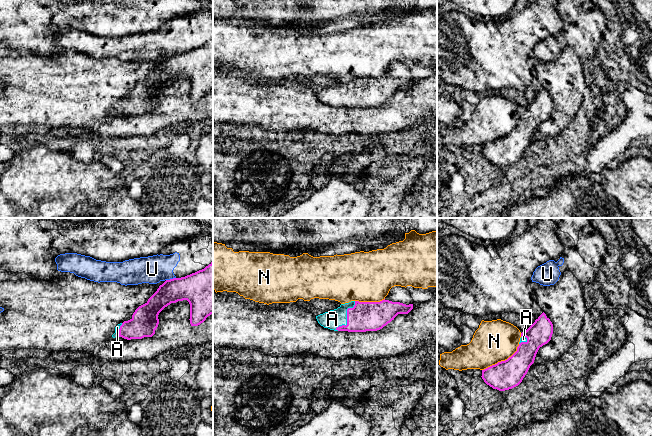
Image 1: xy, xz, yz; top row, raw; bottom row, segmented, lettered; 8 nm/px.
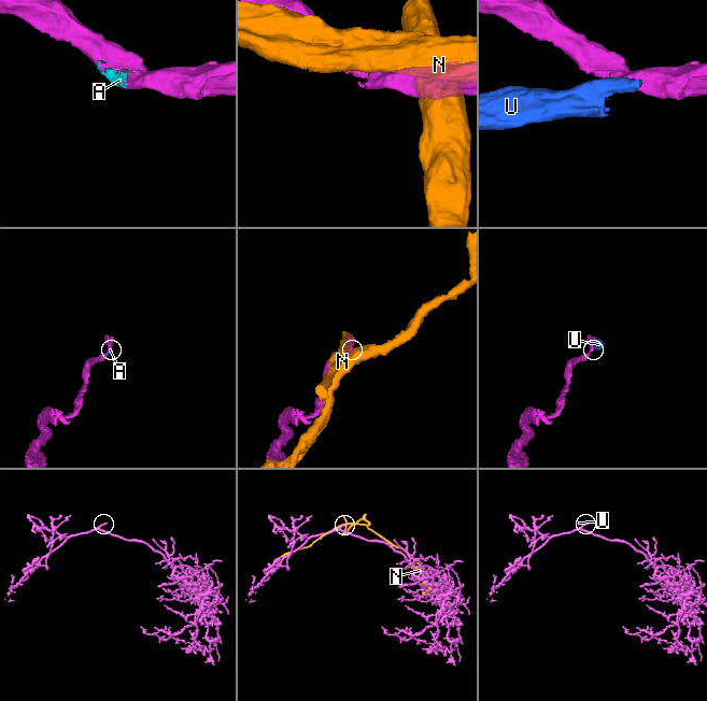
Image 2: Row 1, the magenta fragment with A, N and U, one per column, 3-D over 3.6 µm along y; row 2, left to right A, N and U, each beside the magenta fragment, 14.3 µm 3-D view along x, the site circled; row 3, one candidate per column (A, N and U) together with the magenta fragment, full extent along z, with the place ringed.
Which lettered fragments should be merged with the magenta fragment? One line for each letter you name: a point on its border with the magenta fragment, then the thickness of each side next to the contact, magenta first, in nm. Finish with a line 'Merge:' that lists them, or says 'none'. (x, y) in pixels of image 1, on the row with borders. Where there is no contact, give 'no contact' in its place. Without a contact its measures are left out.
A: meets magenta in xz at (347, 317); 240 nm thick on the magenta side, 150 nm on the other
Merge: A

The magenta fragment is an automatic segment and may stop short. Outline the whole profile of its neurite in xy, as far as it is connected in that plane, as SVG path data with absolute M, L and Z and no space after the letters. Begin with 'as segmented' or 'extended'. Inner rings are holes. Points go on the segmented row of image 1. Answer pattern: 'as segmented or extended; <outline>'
extended; M213 261L195 273L166 280L130 320L115 327L112 337L127 340L152 337L159 324L159 313L171 303L183 300L190 304L191 326L200 325L213 314Z

